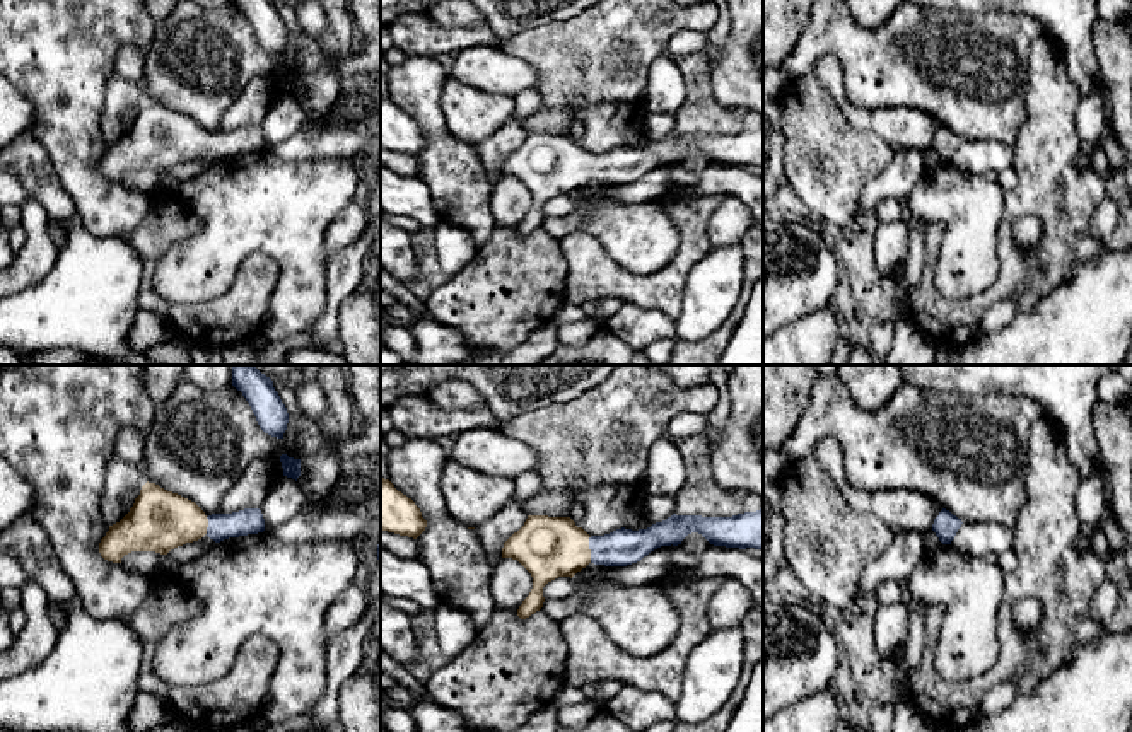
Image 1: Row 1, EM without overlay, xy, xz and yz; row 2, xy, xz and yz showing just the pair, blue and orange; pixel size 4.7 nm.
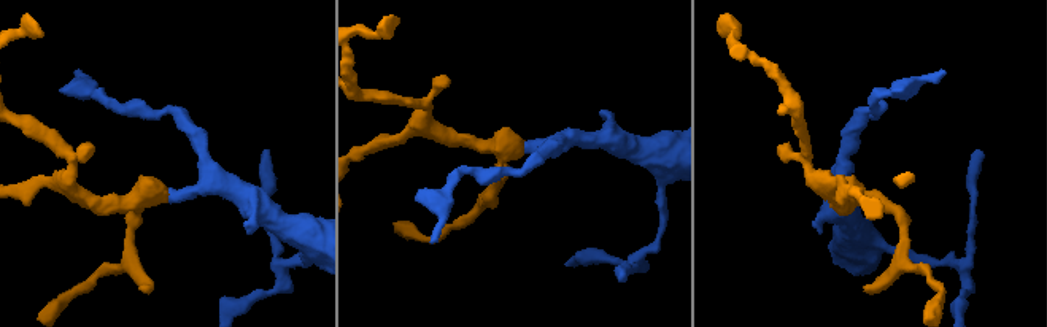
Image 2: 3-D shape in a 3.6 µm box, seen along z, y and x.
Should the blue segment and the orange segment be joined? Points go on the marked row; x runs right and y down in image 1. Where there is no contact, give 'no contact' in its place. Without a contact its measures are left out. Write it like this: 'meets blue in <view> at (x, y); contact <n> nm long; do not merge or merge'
meets blue in xz at (589, 548); contact 130 nm long; merge

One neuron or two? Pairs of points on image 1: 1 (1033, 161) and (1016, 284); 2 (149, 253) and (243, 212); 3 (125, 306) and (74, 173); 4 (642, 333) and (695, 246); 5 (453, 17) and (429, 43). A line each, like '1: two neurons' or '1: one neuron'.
1: one neuron
2: two neurons
3: two neurons
4: two neurons
5: two neurons

